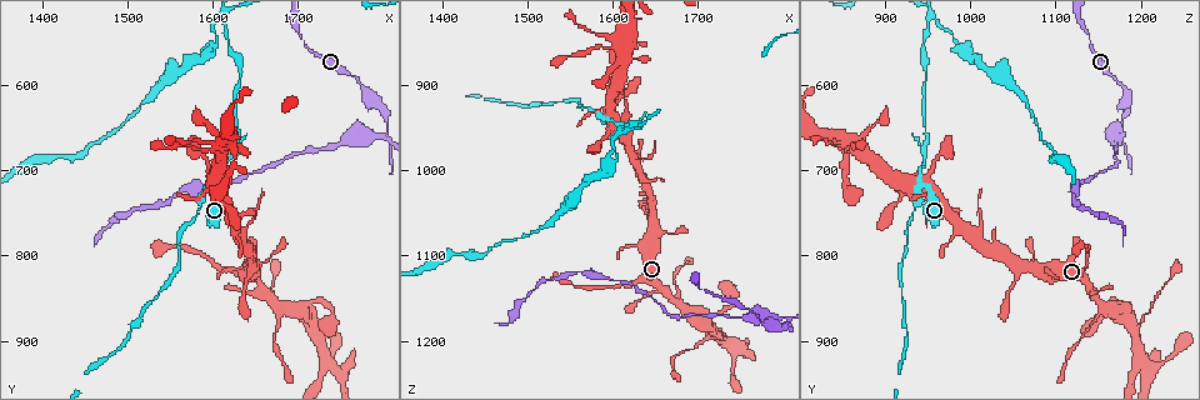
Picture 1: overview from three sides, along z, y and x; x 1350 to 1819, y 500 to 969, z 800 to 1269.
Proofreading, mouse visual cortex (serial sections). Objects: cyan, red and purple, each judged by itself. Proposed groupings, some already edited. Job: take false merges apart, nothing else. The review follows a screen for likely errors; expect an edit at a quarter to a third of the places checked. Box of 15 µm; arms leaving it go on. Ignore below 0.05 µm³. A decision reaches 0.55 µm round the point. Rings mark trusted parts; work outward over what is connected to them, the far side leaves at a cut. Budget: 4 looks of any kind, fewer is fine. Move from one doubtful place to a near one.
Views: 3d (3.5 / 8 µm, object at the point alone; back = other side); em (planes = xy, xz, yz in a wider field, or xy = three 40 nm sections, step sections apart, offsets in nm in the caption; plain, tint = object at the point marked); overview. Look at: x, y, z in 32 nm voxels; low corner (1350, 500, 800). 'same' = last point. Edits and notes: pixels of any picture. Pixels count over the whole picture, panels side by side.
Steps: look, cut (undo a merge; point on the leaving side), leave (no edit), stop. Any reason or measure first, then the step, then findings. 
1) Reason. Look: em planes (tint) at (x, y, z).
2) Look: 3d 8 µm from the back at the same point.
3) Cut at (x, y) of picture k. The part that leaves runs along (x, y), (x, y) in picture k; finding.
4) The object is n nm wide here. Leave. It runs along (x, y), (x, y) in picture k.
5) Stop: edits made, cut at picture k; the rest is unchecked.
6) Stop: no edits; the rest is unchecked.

Sudden change in width. Look: 3d 3.5 µm at (1800, 625, 1185).

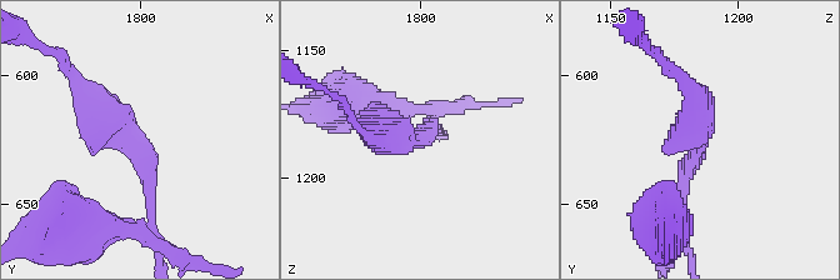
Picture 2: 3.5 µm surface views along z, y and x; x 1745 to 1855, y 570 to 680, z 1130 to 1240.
Look: em planes (tint) at (1797, 627, 1185).

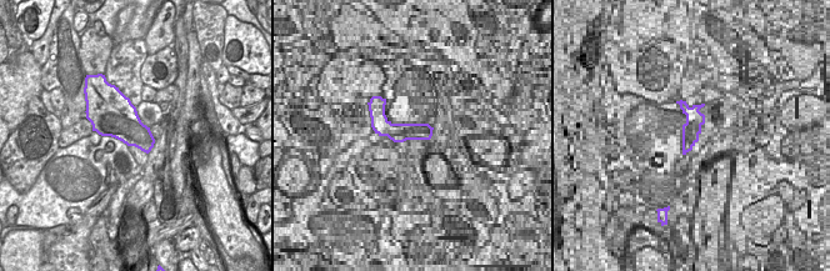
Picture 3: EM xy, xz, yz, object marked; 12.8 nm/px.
The object is 480 nm wide here. Leave. It runs along (76, 83), (149, 159), (153, 221) in picture 2; all the same cell.

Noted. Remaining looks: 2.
A fork. Look: 3d 3.5 µm from the back at (1675, 860, 1155).

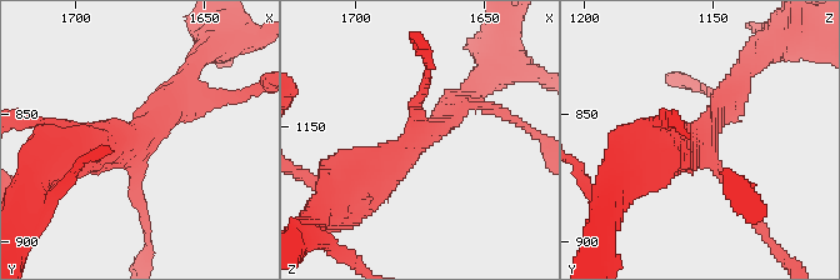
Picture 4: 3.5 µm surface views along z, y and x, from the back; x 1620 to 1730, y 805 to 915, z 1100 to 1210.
Leave. It runs along (466, 100), (348, 186) in picture 4; all the same cell.

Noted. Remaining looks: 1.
Stop: no edits; the rest is unchecked.

